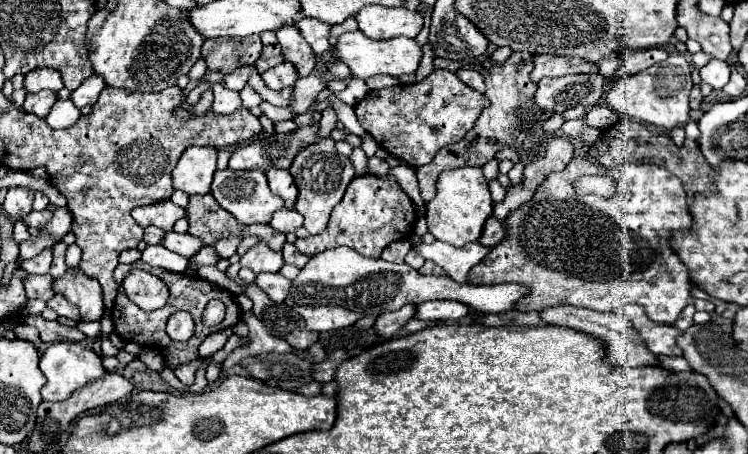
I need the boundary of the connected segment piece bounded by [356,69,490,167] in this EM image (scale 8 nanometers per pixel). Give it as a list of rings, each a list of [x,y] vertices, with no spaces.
[[[434,69],[420,83],[370,91],[356,105],[356,115],[360,125],[382,149],[398,159],[404,159],[412,167],[420,167],[430,163],[442,147],[460,141],[474,127],[474,121],[486,105],[490,103],[484,93],[470,89],[446,69]]]

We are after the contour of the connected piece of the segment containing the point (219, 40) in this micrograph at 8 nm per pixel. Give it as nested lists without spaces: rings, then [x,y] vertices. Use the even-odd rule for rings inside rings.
[[[250,35],[244,39],[232,37],[216,37],[206,39],[202,45],[202,57],[210,71],[230,73],[236,67],[254,65],[262,53],[262,41],[258,35]]]

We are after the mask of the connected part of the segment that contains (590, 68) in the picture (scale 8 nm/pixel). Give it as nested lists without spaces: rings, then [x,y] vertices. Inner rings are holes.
[[[536,55],[534,71],[530,79],[538,83],[542,77],[562,77],[572,73],[598,73],[598,65],[580,57],[562,57],[562,55]]]

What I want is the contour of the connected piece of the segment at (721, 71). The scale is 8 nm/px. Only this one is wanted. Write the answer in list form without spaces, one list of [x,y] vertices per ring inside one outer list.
[[[712,59],[706,67],[700,69],[702,81],[710,83],[714,89],[722,89],[730,81],[730,73],[732,73],[730,63],[718,61],[718,59]]]

